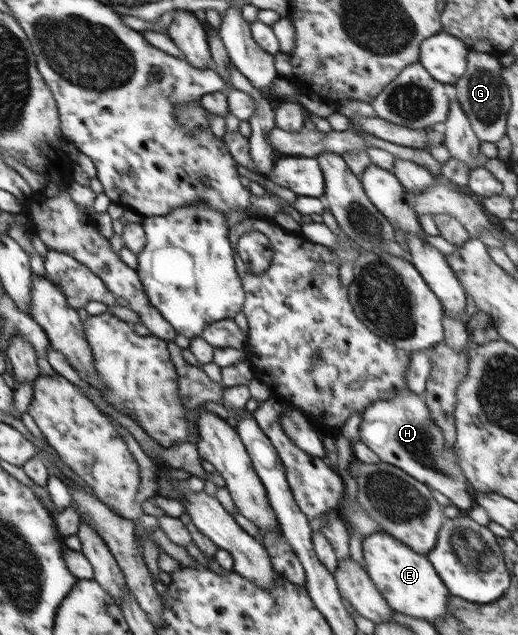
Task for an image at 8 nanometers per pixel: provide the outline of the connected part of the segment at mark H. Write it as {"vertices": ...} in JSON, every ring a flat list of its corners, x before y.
{"vertices":[[406,390,389,400,376,400,362,413,360,440,379,456,380,460,412,476,415,480,438,490,462,512,475,506,471,488,452,448,446,448,442,430,432,419,422,394]]}

